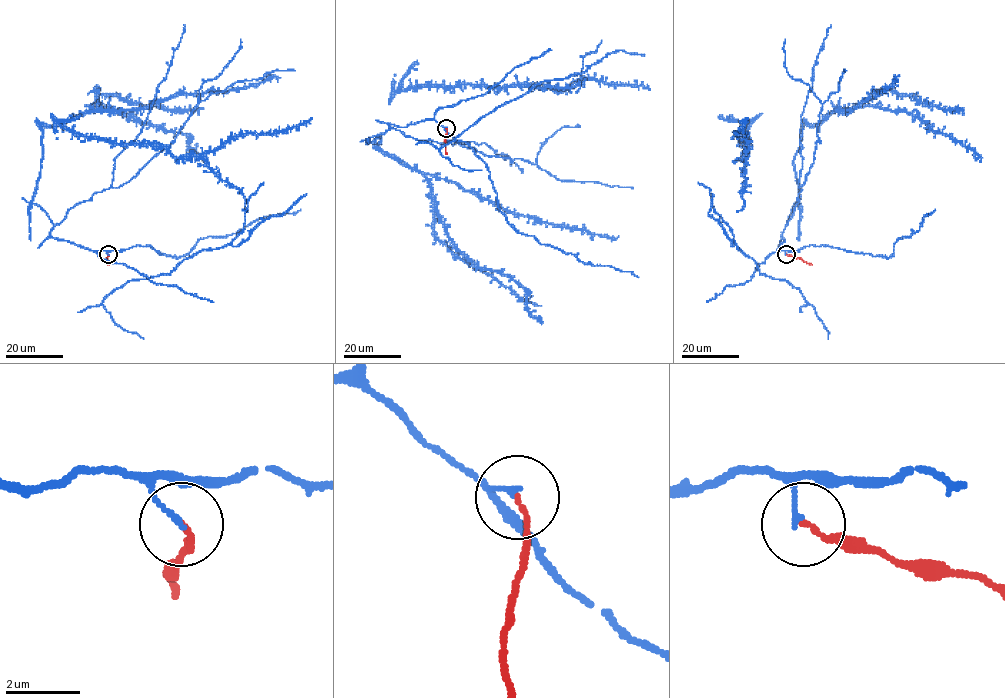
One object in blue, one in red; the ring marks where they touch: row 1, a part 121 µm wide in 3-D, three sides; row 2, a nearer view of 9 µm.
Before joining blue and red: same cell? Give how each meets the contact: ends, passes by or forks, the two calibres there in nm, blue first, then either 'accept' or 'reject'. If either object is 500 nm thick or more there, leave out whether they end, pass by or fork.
blue ends there; red ends there; 140 nm thick on the blue side, 130 nm on the other; reject

